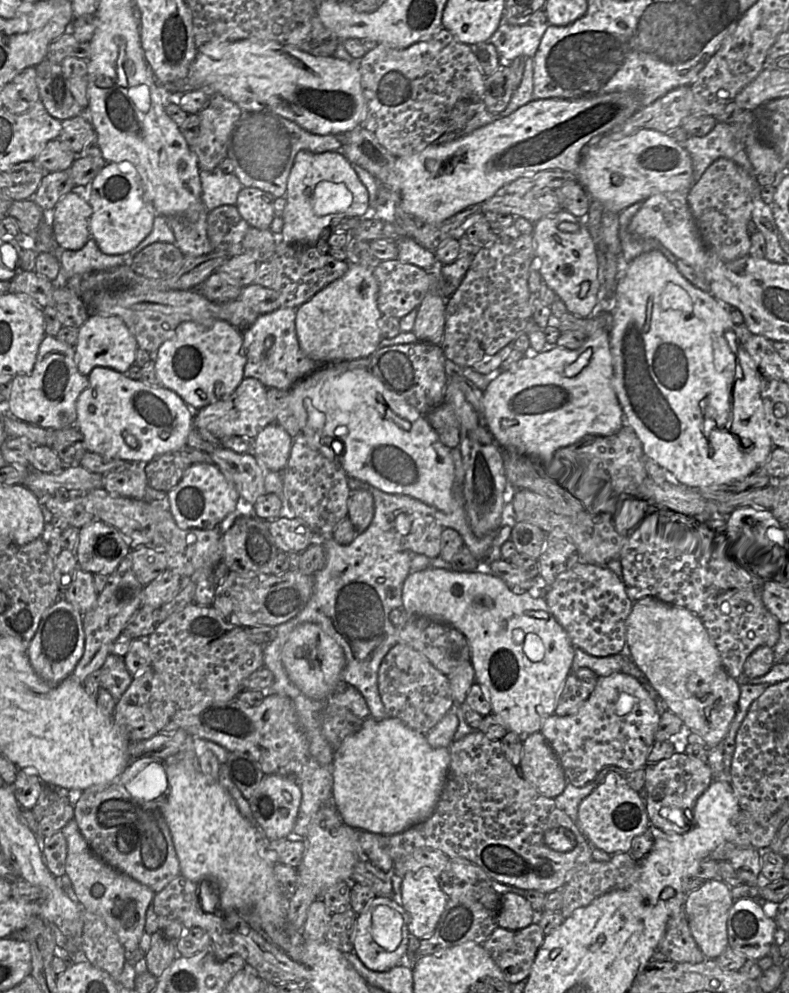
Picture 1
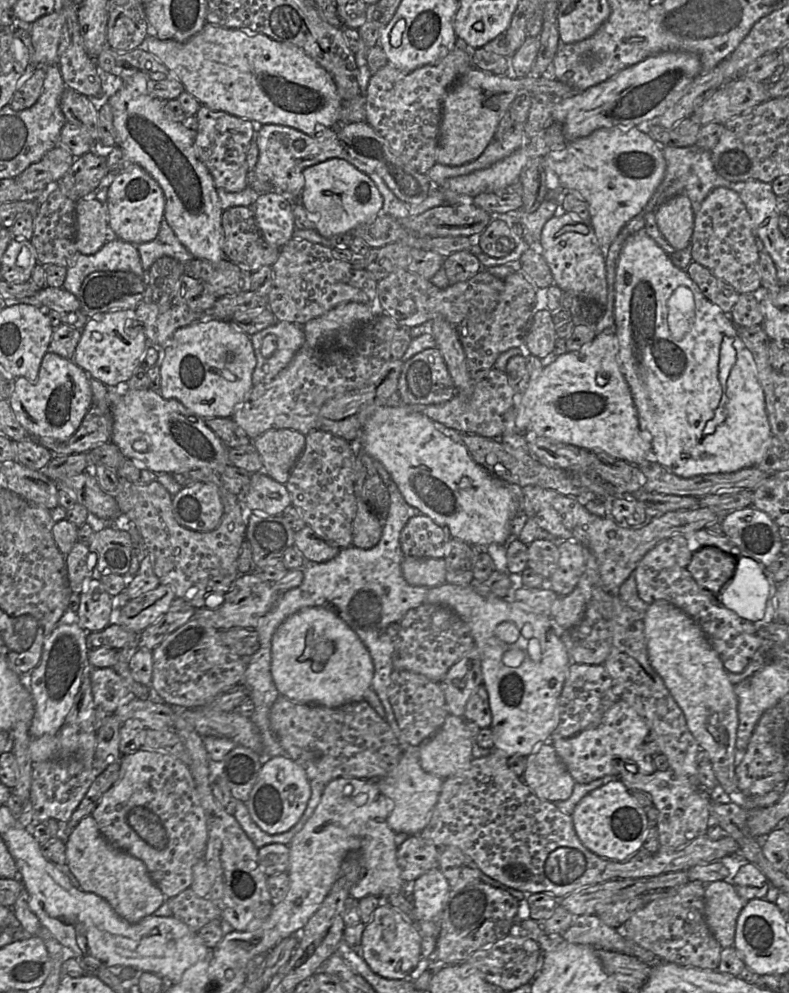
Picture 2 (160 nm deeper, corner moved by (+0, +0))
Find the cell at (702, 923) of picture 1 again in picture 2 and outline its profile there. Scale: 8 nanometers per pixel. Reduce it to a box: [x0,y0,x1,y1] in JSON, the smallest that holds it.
[705,880,746,948]

